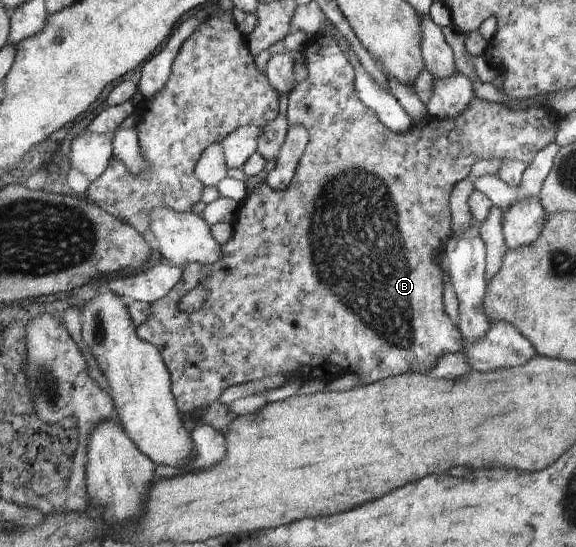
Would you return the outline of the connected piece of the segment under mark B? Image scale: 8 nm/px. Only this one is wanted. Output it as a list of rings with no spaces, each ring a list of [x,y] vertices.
[[[324,33],[308,34],[307,43],[301,49],[306,62],[306,79],[296,83],[289,94],[287,112],[288,129],[292,125],[302,125],[308,131],[308,143],[296,167],[294,179],[285,191],[274,191],[266,182],[260,183],[248,199],[238,208],[232,221],[234,233],[232,239],[222,246],[222,257],[212,265],[210,271],[200,279],[200,285],[206,287],[208,295],[204,305],[196,313],[184,313],[178,305],[192,287],[186,287],[190,279],[190,269],[194,263],[183,267],[182,279],[172,288],[166,297],[151,304],[150,317],[144,325],[136,327],[136,335],[160,350],[164,365],[171,377],[171,389],[174,393],[176,407],[182,415],[200,415],[196,427],[210,425],[216,431],[226,433],[229,425],[236,419],[236,413],[228,410],[228,405],[220,403],[220,395],[227,387],[242,385],[243,383],[270,377],[270,375],[295,376],[304,381],[320,380],[327,384],[336,378],[344,377],[347,373],[360,377],[359,385],[368,385],[372,381],[384,381],[388,377],[400,377],[406,373],[427,374],[436,359],[444,353],[460,353],[462,338],[458,328],[445,313],[443,303],[445,267],[437,264],[434,253],[442,252],[449,241],[451,231],[451,212],[449,198],[454,185],[469,178],[472,167],[481,160],[517,160],[530,165],[545,146],[555,143],[555,136],[559,129],[560,117],[552,115],[548,110],[539,107],[528,107],[514,111],[506,104],[490,103],[474,97],[466,110],[456,118],[438,120],[434,117],[412,118],[406,133],[394,133],[384,126],[372,109],[366,107],[358,98],[354,87],[354,70],[352,65],[334,39],[326,37]]]

